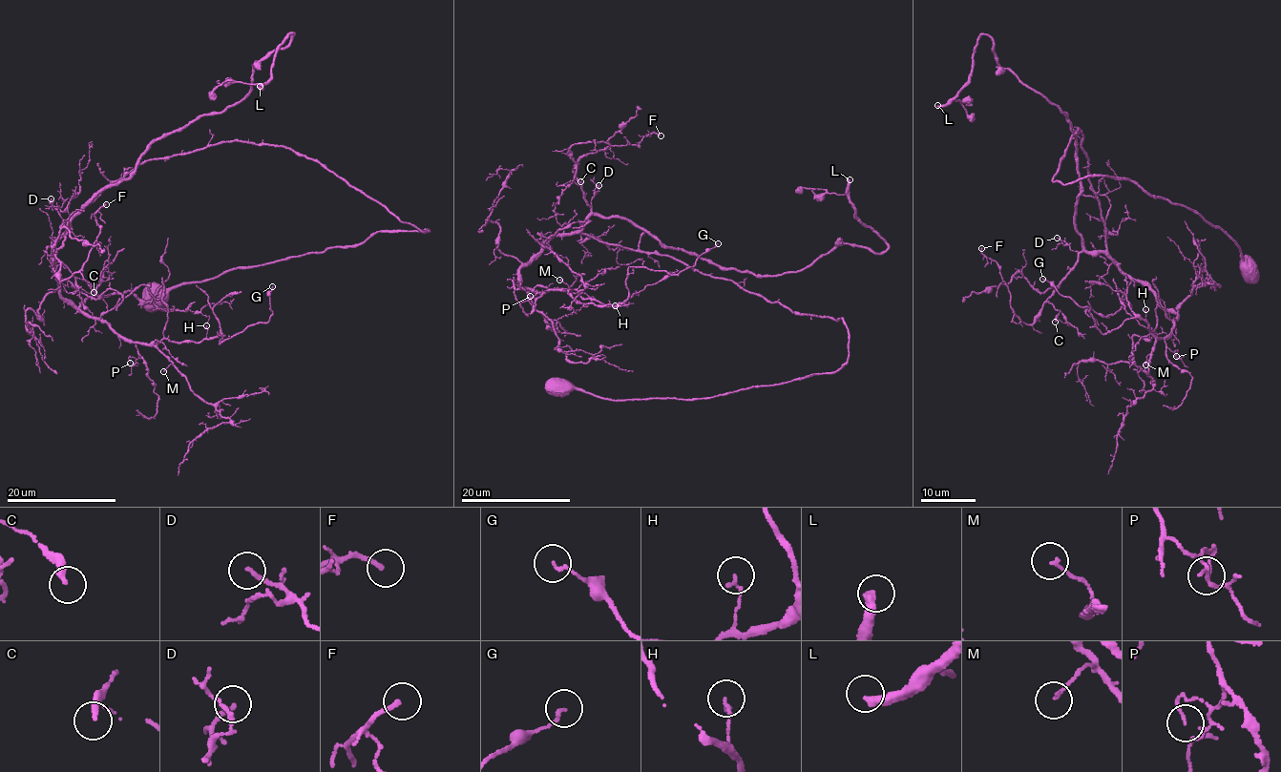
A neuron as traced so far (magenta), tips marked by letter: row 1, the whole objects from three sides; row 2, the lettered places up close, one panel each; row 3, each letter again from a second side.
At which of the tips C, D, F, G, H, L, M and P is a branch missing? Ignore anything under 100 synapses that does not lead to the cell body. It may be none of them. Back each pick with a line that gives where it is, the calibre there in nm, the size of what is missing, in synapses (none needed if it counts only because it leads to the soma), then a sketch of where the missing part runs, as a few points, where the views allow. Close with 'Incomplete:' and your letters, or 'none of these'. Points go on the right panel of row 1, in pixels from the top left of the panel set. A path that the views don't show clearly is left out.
L: Place: (937, 105). Thickness 360 nm. Roughly 400 synapses
Incomplete: L

